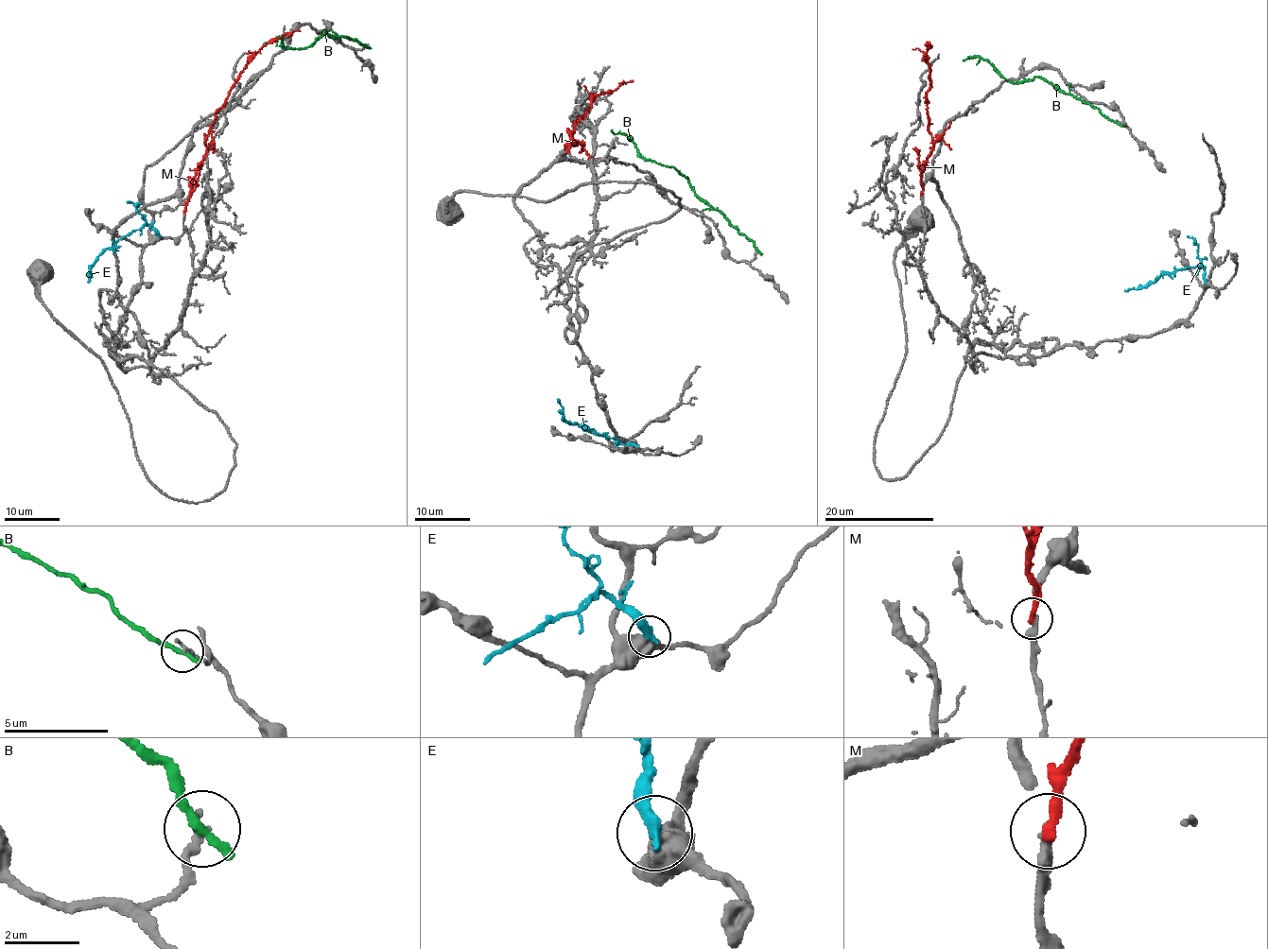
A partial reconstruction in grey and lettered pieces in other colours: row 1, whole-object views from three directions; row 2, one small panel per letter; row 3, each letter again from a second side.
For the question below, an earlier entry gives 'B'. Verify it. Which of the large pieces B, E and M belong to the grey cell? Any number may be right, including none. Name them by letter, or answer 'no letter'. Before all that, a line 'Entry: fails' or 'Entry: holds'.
Entry: fails
no letter

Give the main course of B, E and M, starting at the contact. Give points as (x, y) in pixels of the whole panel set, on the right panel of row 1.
B: (1119, 123), (1036, 76), (1016, 83), (986, 60), (969, 56), (963, 60)
E: (1205, 282), (1202, 267), (1189, 266), (1172, 272), (1164, 271), (1148, 284), (1124, 289)
M: (922, 194), (922, 165), (933, 144), (926, 99), (930, 86), (925, 55), (930, 46), (929, 43)

